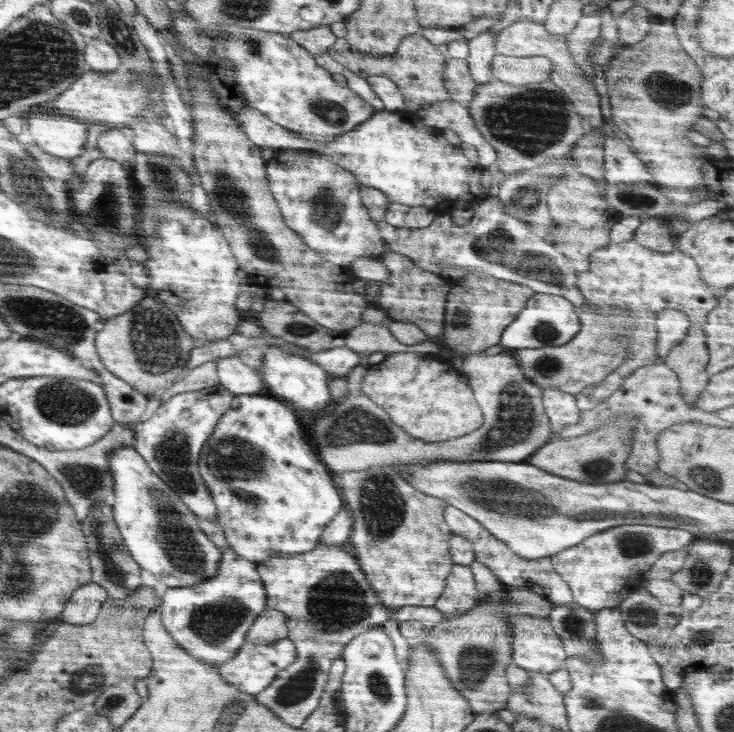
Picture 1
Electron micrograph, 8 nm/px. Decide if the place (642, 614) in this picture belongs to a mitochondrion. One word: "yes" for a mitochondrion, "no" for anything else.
yes

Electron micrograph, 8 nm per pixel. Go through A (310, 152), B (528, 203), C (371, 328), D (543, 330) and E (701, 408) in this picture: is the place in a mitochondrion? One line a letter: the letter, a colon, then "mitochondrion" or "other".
A: other
B: mitochondrion
C: other
D: mitochondrion
E: other

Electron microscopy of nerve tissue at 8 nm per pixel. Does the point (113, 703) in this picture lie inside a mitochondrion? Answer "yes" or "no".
yes

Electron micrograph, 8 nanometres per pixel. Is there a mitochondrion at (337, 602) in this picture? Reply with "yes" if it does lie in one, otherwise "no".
yes

